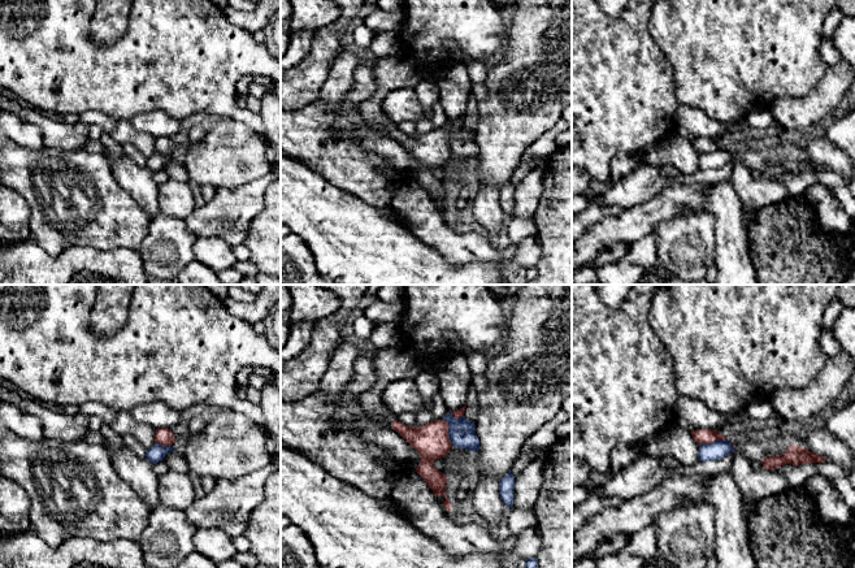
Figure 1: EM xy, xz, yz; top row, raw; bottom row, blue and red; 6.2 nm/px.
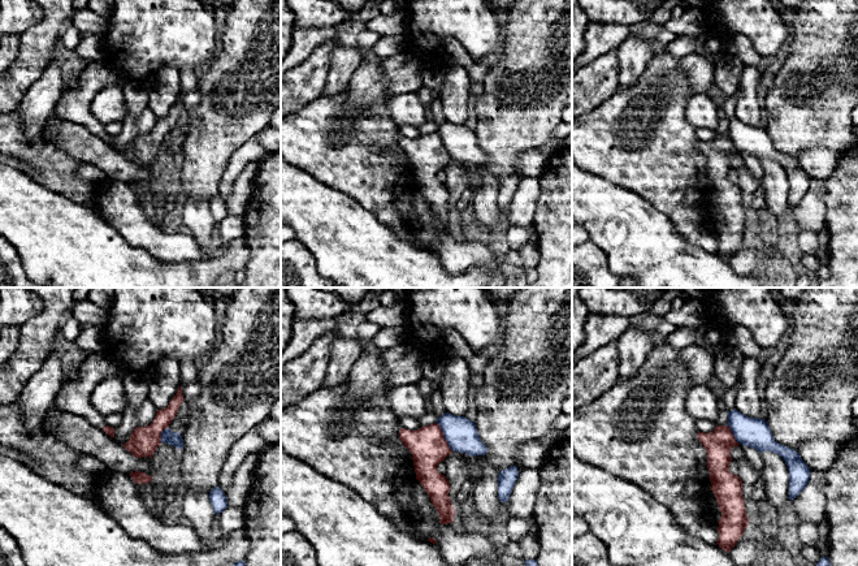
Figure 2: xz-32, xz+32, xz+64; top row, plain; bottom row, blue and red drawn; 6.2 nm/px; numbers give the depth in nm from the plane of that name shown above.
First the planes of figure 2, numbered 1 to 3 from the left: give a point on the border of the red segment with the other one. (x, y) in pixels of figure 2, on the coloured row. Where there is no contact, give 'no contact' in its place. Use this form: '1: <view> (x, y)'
1: xz-32 (161, 435)
2: xz+32 (443, 435)
3: xz+64 (732, 432)

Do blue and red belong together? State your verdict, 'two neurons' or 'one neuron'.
two neurons

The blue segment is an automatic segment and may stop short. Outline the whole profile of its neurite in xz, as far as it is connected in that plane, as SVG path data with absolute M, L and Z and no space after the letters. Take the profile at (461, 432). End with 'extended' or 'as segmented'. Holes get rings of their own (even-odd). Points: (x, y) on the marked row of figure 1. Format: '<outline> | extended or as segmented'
M450 411L442 419L448 424L448 438L451 445L473 452L478 451L479 439L476 435L474 421L464 416L456 419Z | as segmented

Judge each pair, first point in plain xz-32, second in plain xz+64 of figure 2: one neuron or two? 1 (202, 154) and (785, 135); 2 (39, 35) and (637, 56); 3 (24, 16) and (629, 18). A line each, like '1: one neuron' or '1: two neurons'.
1: one neuron
2: two neurons
3: one neuron

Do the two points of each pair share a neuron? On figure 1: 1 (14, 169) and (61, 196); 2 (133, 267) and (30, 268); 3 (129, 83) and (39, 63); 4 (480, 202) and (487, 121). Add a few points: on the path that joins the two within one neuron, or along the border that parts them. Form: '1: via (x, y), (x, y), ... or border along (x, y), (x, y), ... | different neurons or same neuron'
1: via (26, 173), (30, 177), (43, 178), (50, 185) | same neuron
2: via (107, 267), (56, 268) | same neuron
3: via (107, 79), (79, 77), (61, 70) | same neuron
4: border along (476, 187), (494, 187), (498, 191) | different neurons

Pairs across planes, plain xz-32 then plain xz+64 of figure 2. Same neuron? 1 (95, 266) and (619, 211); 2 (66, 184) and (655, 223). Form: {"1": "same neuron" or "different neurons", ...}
{"1": "same neuron", "2": "different neurons"}

